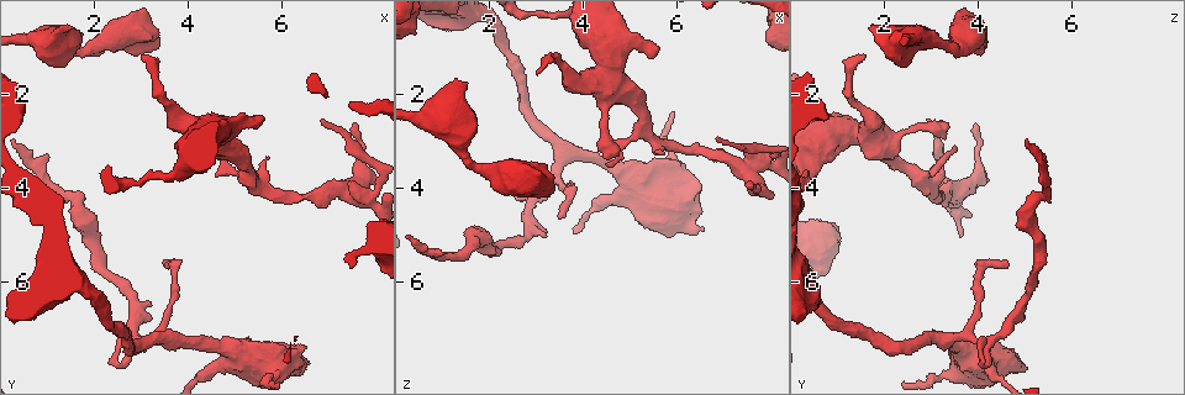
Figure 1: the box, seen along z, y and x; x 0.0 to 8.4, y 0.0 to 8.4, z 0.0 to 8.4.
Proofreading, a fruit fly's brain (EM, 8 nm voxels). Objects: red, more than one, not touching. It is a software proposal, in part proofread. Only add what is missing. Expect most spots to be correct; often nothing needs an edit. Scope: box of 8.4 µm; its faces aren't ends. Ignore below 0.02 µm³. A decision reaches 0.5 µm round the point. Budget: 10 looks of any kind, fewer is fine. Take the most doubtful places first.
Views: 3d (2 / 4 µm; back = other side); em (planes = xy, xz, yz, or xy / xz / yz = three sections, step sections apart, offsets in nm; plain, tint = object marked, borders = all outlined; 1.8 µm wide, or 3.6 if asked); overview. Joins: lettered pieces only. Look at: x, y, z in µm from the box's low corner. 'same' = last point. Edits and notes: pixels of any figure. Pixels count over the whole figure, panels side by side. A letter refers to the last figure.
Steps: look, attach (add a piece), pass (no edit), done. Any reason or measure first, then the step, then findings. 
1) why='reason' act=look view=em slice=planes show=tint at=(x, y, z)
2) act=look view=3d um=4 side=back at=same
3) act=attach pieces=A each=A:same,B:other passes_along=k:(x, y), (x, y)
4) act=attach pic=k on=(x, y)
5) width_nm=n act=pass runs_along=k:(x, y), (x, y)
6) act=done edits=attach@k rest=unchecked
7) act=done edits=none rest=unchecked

why='free end' act=look view=3d um=2 side=back at=(7.55, 2.65, 3.90)

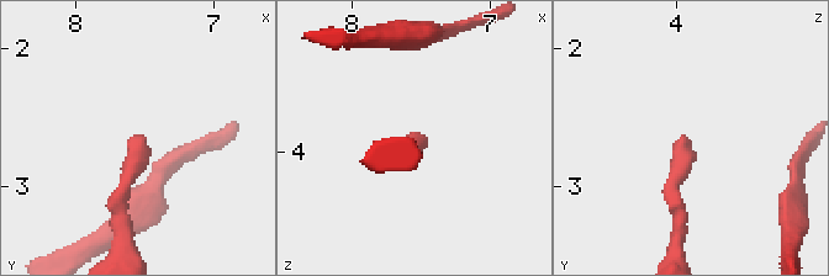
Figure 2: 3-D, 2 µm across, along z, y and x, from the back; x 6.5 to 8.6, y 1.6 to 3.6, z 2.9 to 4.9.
why='need the tissue' act=look view=em slice=xz step=16 show=borders at=(7.56, 2.62, 3.98)

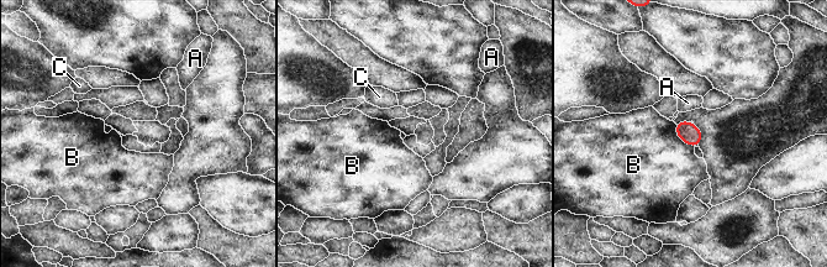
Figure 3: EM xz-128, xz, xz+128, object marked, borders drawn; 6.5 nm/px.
why='another direction' act=look view=em slice=planes show=borders at=same

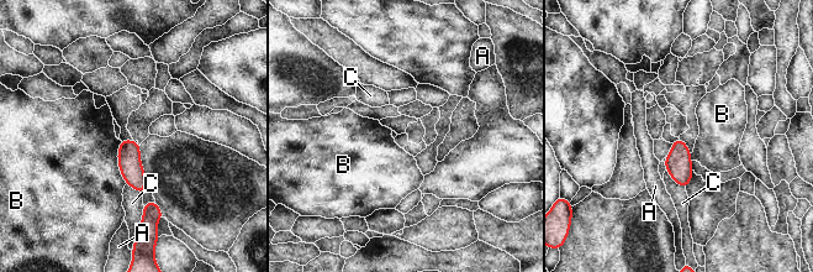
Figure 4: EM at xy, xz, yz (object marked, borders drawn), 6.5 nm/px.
act=pass each=A:other,B:other,C:other border=4:(119, 140), (117, 167), (126, 183) found='none of them fits'

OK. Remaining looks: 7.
why='narrows sharply' act=look view=3d um=2 at=(1.60, 1.10, 3.50)

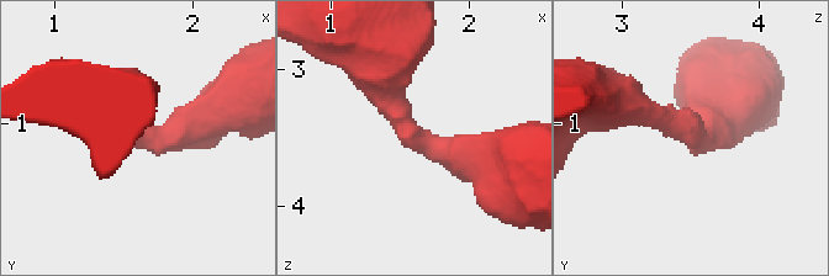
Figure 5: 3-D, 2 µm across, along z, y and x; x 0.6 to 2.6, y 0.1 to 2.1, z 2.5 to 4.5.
arm_widths_nm=420,550 why='shape alone is not enough' act=look view=em slice=planes show=borders at=(1.66, 1.10, 3.52)

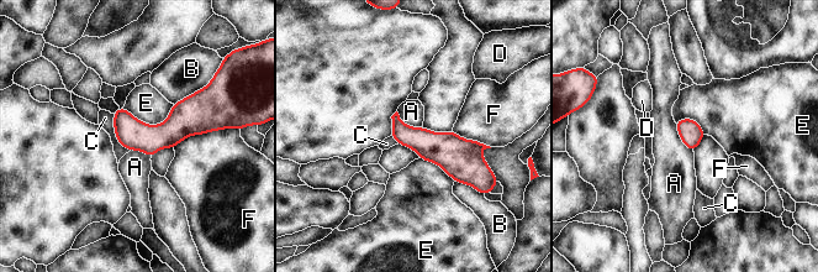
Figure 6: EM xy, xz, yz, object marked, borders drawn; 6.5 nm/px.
width_nm=160 act=pass each=A:other,B:other,C:other,D:other,E:other,F:other border=6:(396, 111), (404, 123), (422, 126) found='none of them fits'

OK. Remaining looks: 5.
act=look view=em slice=xz step=8 show=tint at=(4.75, 2.85, 3.35)

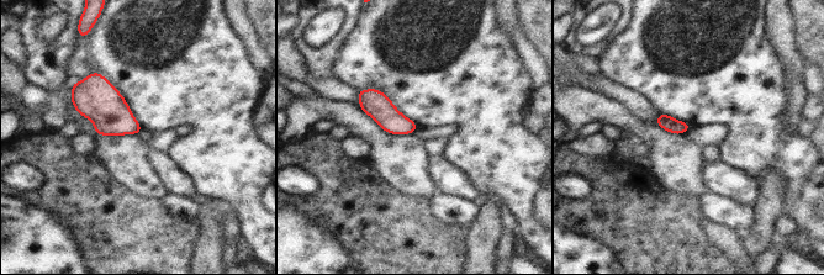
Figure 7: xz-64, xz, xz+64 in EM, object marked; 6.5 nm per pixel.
why='another direction' act=look view=em slice=planes show=borders at=same

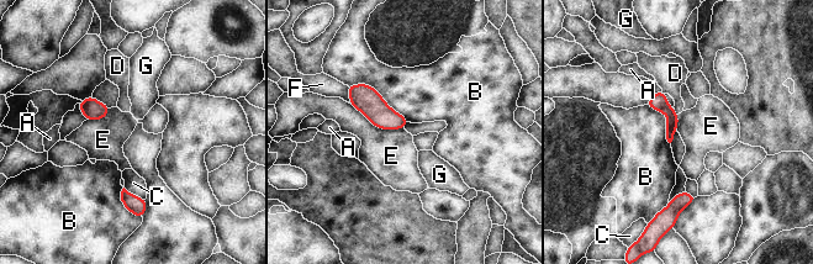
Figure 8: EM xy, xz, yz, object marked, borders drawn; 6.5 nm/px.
act=pass each=A:other,B:other,C:other,D:other,E:other,F:other,G:other border=8:(349, 104), (380, 128), (404, 128) found='no lettered piece goes on from it'

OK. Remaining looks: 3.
why='free end' act=look view=em slice=planes show=borders at=(3.45, 5.60, 4.60)

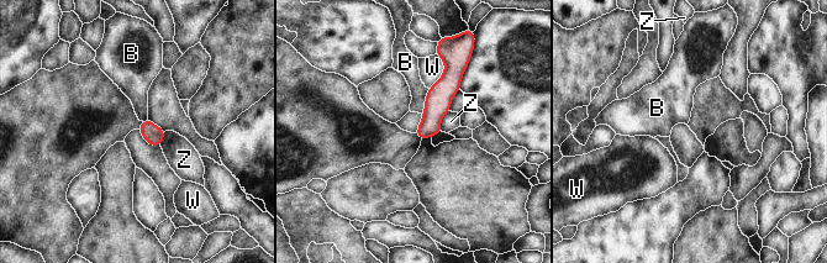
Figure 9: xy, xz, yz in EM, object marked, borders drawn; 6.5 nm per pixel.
act=pass each=B:other,W:other,Z:other runs_along=9:(452, 68), (431, 124), (421, 135) found='none of them fits'

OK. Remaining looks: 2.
act=done edits=none rest=unchecked

